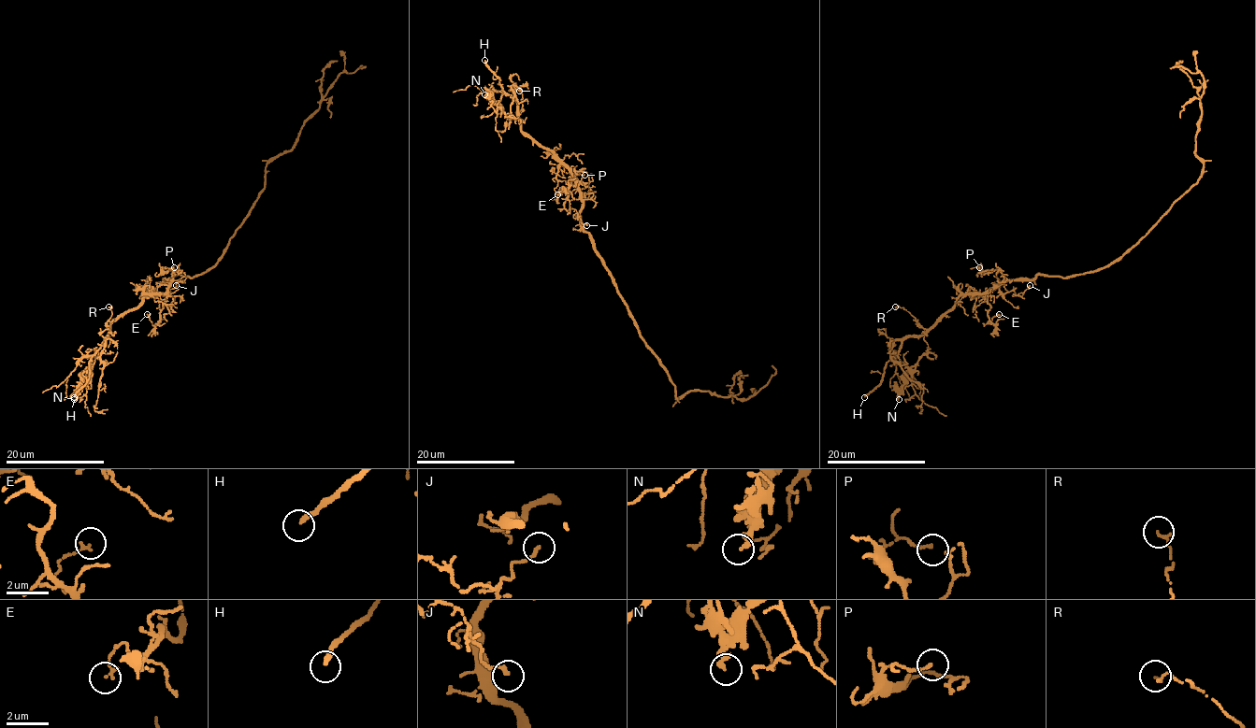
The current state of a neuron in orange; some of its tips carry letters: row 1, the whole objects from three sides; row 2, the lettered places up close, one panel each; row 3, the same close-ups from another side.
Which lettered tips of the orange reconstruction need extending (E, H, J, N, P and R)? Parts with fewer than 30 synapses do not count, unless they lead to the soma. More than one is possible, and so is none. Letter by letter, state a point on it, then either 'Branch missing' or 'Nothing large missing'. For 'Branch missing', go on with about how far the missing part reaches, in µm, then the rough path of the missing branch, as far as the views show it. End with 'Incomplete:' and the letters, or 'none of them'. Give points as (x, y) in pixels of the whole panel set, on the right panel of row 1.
E: Place: (999, 314). Nothing large missing
H: Place: (864, 397). Branch missing. Missing length about 40 µm. Course of what is missing: (864, 397), (848, 413), (847, 421), (849, 421), (851, 377), (865, 349), (867, 338), (863, 331)
J: Place: (1030, 285). Nothing large missing
N: Place: (899, 399). Nothing large missing
P: Place: (979, 267). Nothing large missing
R: Place: (895, 306). Nothing large missing
Incomplete: H

